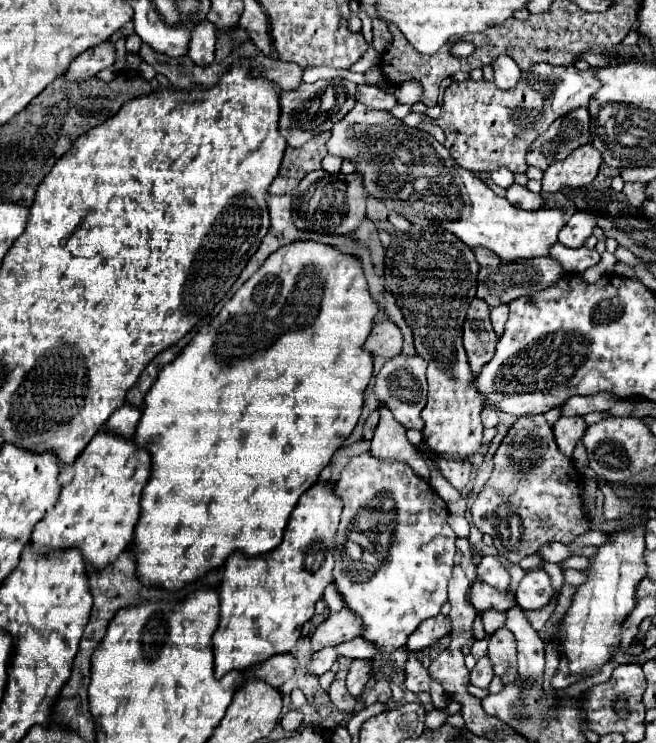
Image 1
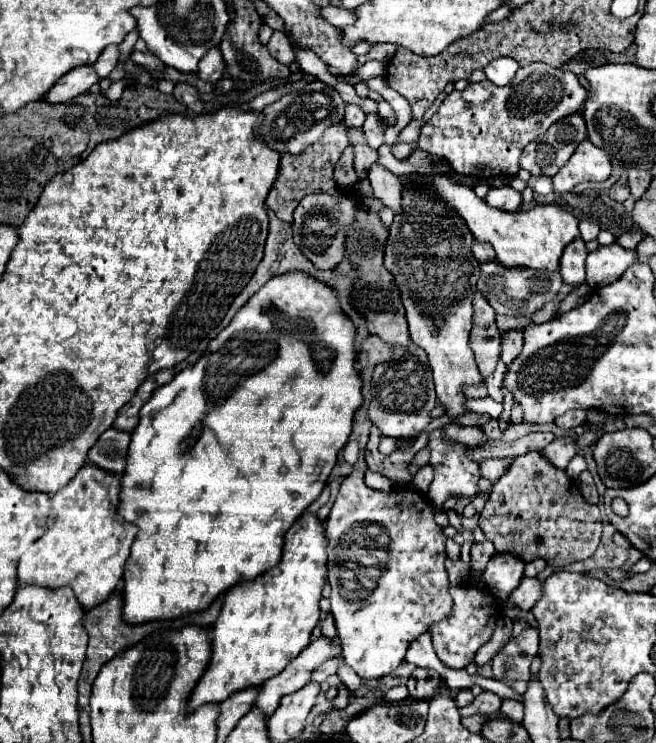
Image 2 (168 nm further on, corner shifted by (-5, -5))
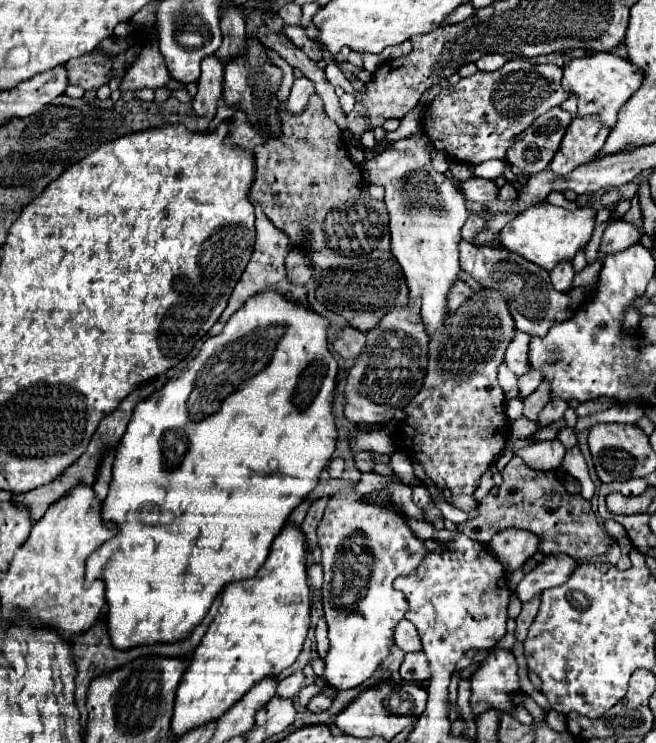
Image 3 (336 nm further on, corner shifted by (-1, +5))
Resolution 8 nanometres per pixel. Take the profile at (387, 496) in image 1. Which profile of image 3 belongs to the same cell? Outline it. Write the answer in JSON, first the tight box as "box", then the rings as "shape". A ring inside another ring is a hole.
{"box":[318,483,428,691],"shape":[[[350,483],[342,487],[342,491],[330,497],[326,513],[318,525],[318,545],[322,547],[320,563],[324,569],[322,603],[330,637],[330,651],[326,655],[324,677],[328,685],[340,691],[358,687],[378,669],[378,665],[390,655],[390,649],[394,645],[396,625],[406,617],[408,601],[402,592],[392,587],[392,583],[402,575],[414,573],[428,555],[424,541],[410,531],[406,519],[408,517],[394,505],[386,507],[386,505],[366,503],[362,495],[356,493],[354,483]]]}

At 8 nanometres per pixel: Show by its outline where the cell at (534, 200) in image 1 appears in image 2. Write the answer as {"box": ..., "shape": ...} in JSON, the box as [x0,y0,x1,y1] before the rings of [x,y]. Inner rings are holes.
{"box":[484,185,522,211],"shape":[[[502,185],[502,187],[492,187],[484,201],[490,205],[490,207],[498,207],[502,211],[518,211],[520,205],[522,205],[522,199],[520,199],[520,193],[514,191],[510,185]]]}

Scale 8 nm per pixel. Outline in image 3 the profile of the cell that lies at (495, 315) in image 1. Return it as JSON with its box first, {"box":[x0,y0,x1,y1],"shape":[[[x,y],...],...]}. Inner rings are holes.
{"box":[504,329,530,375],"shape":[[[520,329],[514,331],[514,337],[504,353],[504,363],[510,371],[514,371],[516,375],[524,375],[526,369],[526,351],[528,351],[528,343],[530,343],[530,335],[522,333]]]}

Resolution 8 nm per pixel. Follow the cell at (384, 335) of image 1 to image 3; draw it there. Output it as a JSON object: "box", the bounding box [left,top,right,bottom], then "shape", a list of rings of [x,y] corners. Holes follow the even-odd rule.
{"box":[334,327,366,359],"shape":[[[344,327],[334,339],[334,349],[344,359],[356,359],[364,351],[364,347],[366,347],[366,333],[354,327]]]}

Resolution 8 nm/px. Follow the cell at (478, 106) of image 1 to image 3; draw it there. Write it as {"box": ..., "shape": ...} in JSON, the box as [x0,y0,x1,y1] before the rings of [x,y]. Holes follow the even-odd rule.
{"box":[422,57,570,167],"shape":[[[518,57],[518,59],[508,61],[502,69],[498,69],[494,73],[476,71],[474,75],[460,79],[456,85],[442,89],[434,97],[434,101],[428,105],[428,109],[424,113],[422,129],[424,129],[426,137],[430,139],[430,143],[436,149],[444,151],[450,159],[476,167],[488,159],[504,159],[506,151],[514,143],[514,137],[518,137],[524,129],[528,129],[536,117],[544,115],[552,107],[562,105],[568,97],[570,97],[570,93],[562,85],[562,69],[558,65],[550,65],[550,63],[536,65],[536,63],[530,63],[528,59]]]}

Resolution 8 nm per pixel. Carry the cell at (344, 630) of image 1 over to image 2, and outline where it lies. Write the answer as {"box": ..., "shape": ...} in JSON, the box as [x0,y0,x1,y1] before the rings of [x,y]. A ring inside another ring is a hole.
{"box":[252,637,342,717],"shape":[[[320,637],[320,639],[312,641],[298,657],[292,659],[292,663],[280,675],[274,675],[266,683],[262,683],[252,707],[262,711],[266,717],[270,717],[278,709],[280,699],[284,695],[290,695],[290,693],[302,689],[306,685],[306,679],[312,675],[312,671],[320,663],[324,663],[330,657],[340,655],[340,653],[342,653],[342,647],[340,647],[338,639],[328,641],[326,637]]]}

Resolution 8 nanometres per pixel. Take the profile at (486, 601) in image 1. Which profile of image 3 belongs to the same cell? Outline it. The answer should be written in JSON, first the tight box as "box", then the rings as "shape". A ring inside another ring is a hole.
{"box":[518,557,578,603],"shape":[[[546,557],[518,583],[518,599],[526,603],[532,597],[540,595],[544,589],[562,585],[574,571],[574,565],[578,565],[578,561],[570,561],[570,557]]]}

